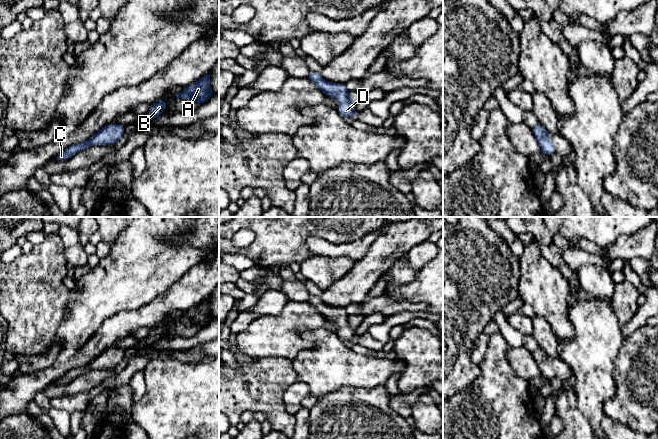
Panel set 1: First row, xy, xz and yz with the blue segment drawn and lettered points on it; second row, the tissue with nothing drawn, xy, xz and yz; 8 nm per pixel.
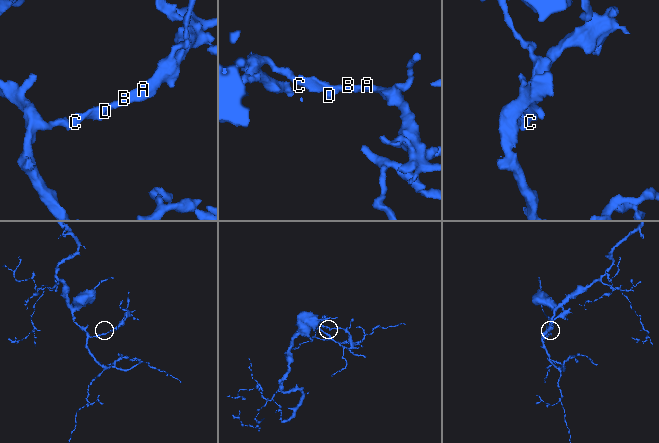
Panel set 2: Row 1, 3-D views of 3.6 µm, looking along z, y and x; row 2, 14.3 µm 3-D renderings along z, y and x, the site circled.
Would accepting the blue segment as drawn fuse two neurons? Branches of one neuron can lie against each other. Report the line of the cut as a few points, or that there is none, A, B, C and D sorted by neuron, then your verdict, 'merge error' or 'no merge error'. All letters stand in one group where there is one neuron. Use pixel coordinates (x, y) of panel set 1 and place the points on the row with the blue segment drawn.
cut none; groups A B C D; no merge error

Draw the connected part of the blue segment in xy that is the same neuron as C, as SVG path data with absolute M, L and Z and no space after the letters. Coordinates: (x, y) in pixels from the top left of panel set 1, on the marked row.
M109 124L98 131L94 136L83 143L73 144L63 152L54 157L56 160L65 160L72 157L78 151L88 148L89 146L99 144L114 144L116 143L124 132L125 124Z

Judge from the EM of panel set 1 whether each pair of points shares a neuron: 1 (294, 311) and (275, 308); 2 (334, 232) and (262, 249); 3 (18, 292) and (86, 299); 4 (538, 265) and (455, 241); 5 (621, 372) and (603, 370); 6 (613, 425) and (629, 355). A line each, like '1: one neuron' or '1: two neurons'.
1: two neurons
2: one neuron
3: two neurons
4: two neurons
5: two neurons
6: two neurons

